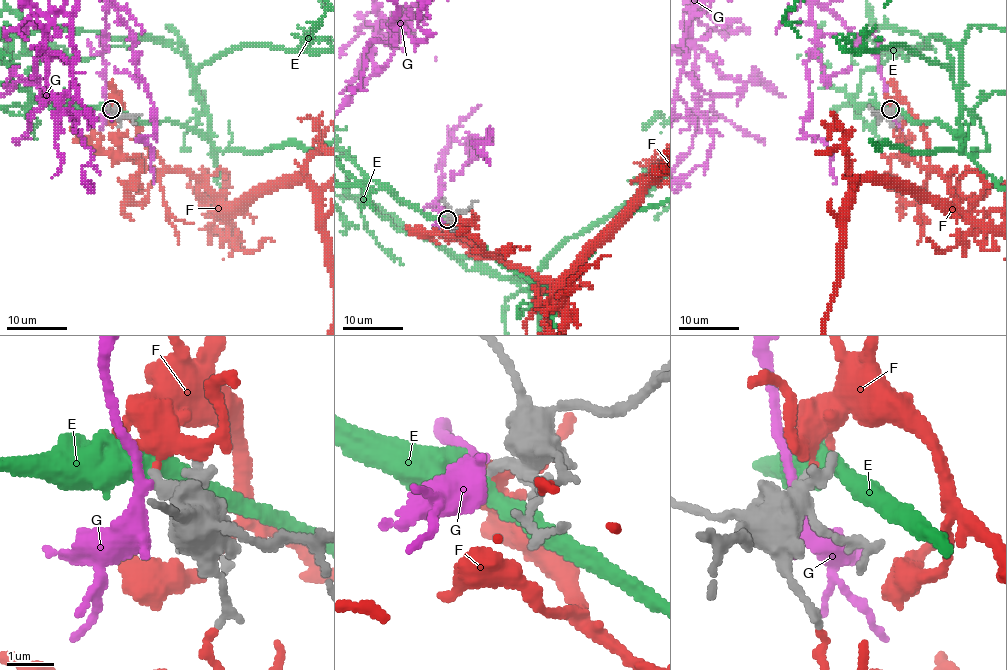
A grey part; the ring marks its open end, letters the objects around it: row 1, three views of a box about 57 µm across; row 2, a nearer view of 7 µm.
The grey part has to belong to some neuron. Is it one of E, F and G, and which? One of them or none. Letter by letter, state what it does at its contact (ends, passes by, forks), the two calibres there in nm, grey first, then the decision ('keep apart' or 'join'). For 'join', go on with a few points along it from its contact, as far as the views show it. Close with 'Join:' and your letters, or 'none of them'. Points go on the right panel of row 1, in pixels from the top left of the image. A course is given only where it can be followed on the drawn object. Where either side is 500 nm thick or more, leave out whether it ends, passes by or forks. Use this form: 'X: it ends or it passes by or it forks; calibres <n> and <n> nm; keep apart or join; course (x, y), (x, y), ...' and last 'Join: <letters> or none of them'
E: it passes by; calibres 200 and 480 nm; keep apart
F: it passes by; calibres 190 and 280 nm; keep apart
G: it passes by; calibres 220 and 240 nm; keep apart
Join: none of them

